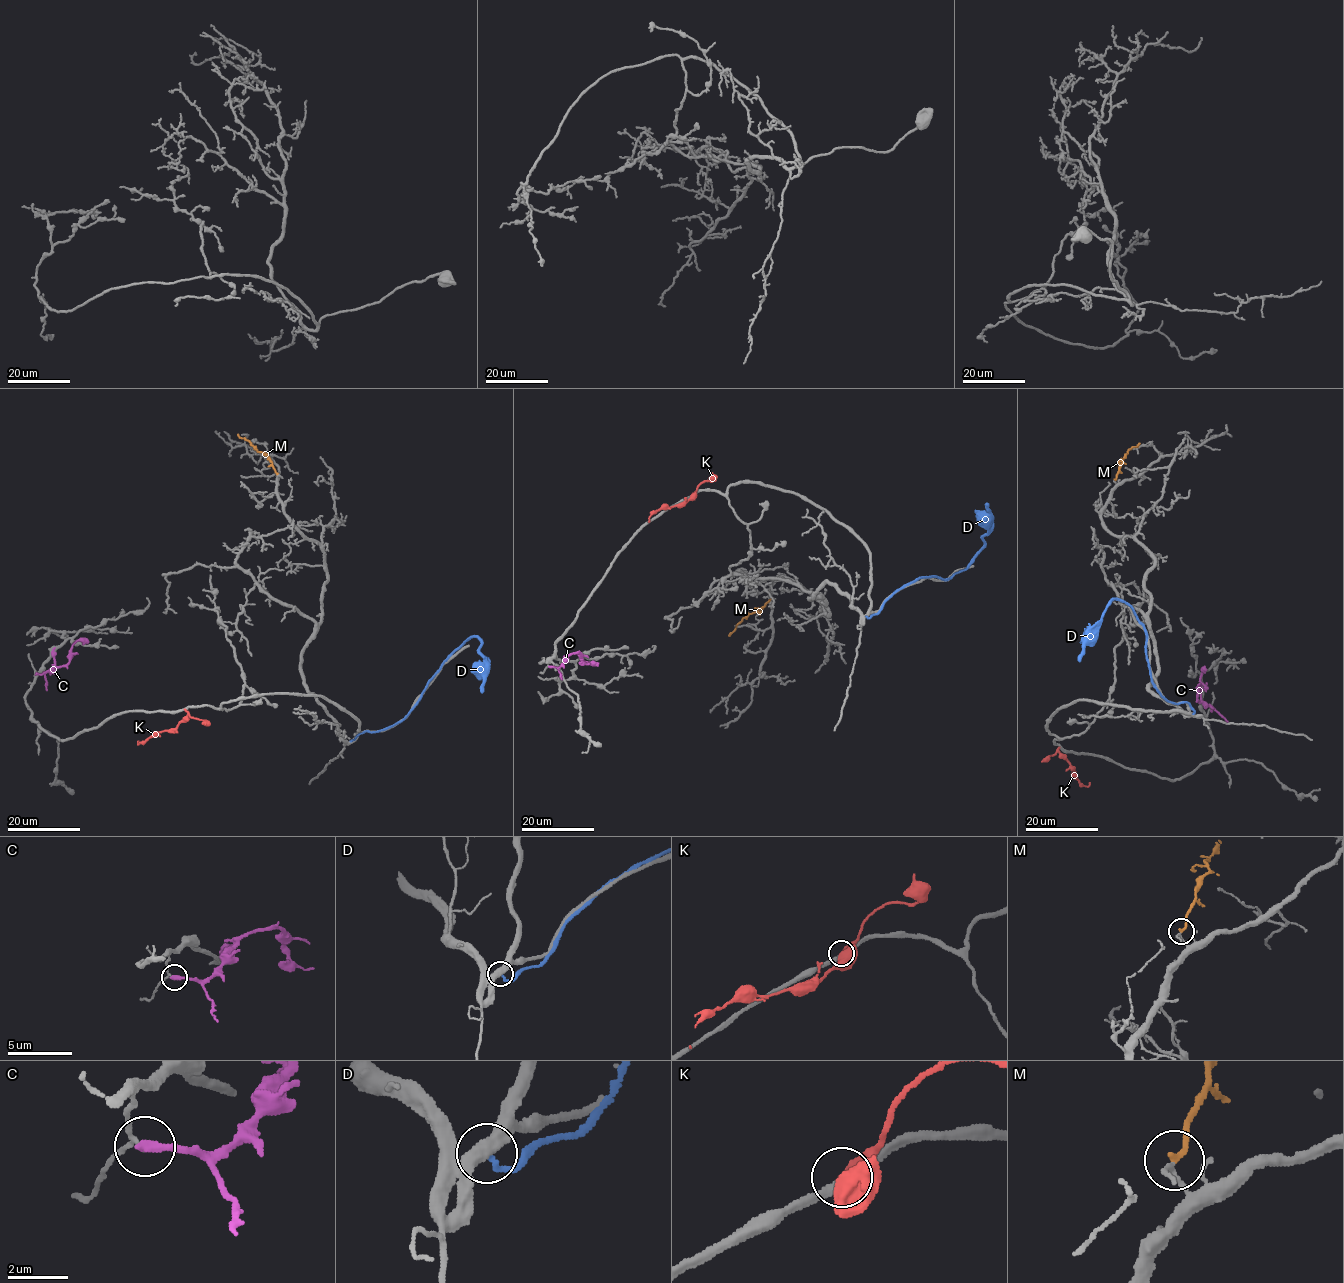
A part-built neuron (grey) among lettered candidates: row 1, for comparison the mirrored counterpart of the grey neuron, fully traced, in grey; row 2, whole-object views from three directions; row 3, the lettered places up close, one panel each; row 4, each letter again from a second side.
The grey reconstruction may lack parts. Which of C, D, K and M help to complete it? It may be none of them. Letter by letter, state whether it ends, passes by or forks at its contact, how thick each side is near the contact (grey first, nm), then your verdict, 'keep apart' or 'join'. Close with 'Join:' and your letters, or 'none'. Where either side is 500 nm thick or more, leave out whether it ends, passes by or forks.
C: it ends | 130/320 nm | keep apart
D: it ends | 460/170 nm | keep apart
K: it ends | 280/220 nm | join
M: it ends | 120/200 nm | join
Join: K, M

